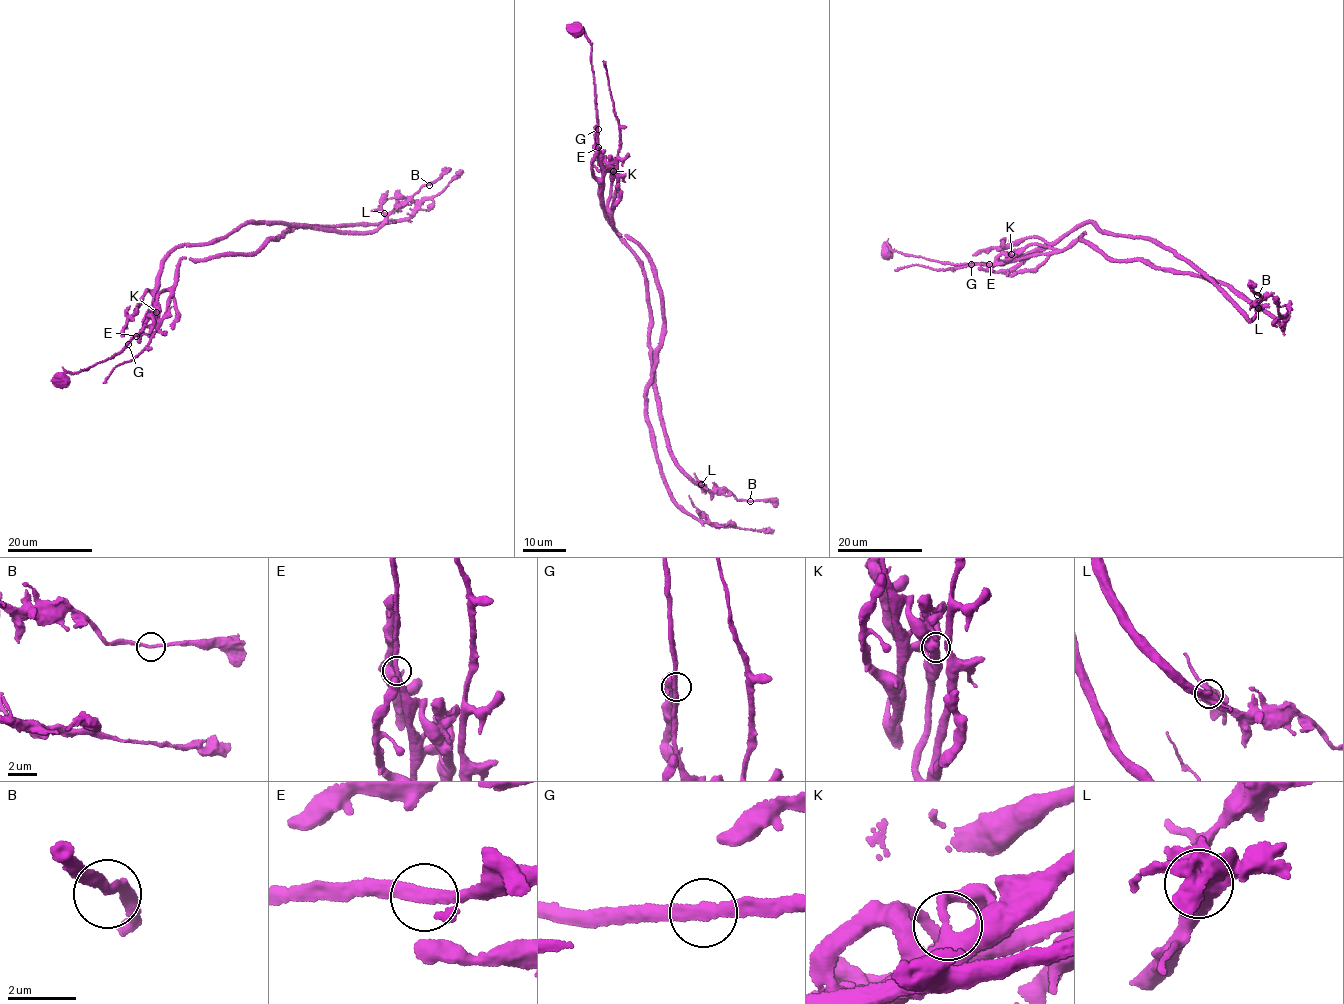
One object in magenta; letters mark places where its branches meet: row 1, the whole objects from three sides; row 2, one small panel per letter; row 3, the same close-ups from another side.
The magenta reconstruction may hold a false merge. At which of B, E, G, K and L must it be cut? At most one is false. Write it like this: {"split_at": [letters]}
{"split_at": ["K"]}

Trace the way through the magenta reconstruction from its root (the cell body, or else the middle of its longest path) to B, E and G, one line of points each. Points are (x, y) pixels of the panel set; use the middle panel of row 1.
B: (648, 290), (649, 347), (666, 447), (689, 477), (697, 483), (711, 490), (722, 489), (737, 500), (750, 501)
E: (648, 290), (643, 263), (611, 224), (601, 203), (604, 170), (598, 147)
G: (648, 290), (643, 263), (611, 224), (601, 203), (604, 170), (598, 150), (598, 129)

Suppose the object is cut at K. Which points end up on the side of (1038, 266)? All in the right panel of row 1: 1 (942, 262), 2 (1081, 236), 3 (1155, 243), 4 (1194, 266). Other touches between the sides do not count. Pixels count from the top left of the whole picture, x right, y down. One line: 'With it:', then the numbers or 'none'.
With it: 2

